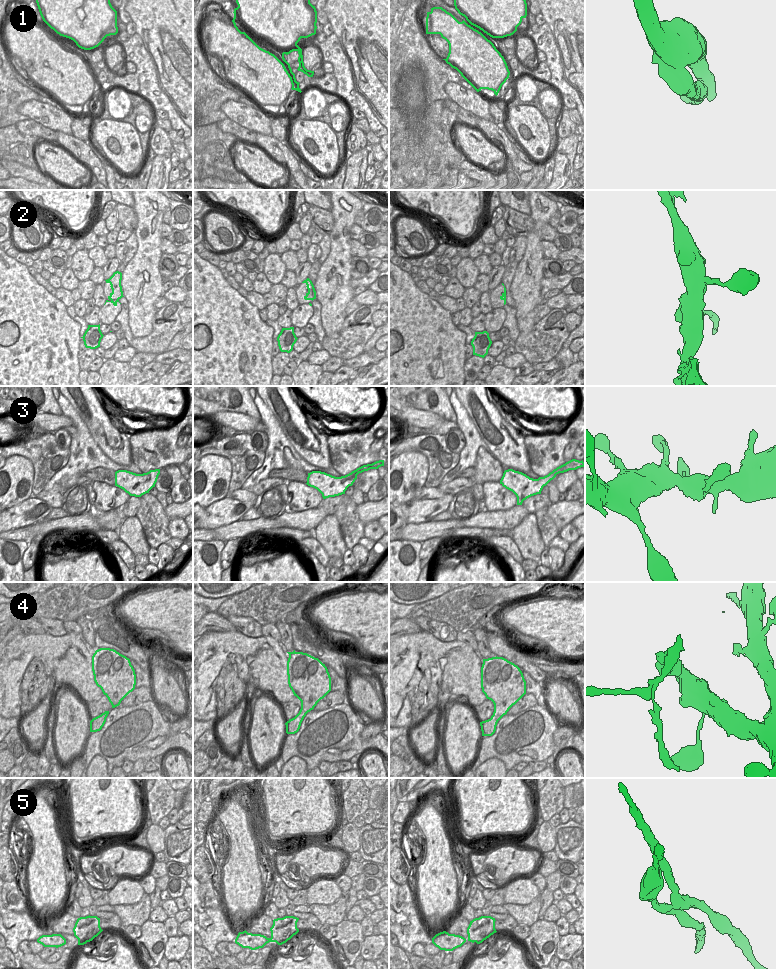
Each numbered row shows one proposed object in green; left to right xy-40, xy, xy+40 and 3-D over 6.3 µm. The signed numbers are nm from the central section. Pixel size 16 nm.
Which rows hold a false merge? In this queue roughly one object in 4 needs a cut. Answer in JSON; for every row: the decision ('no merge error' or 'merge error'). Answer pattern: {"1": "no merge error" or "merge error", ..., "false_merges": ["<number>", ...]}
{"1": "merge error", "2": "merge error", "3": "no merge error", "4": "merge error", "5": "merge error", "false_merges": ["1", "2", "4", "5"]}

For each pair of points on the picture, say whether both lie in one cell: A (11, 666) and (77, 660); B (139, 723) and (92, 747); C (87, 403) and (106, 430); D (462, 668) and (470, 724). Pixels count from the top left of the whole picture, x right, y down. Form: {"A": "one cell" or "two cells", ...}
{"A": "one cell", "B": "one cell", "C": "one cell", "D": "two cells"}

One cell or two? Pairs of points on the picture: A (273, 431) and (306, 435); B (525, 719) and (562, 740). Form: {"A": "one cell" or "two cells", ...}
{"A": "two cells", "B": "two cells"}

